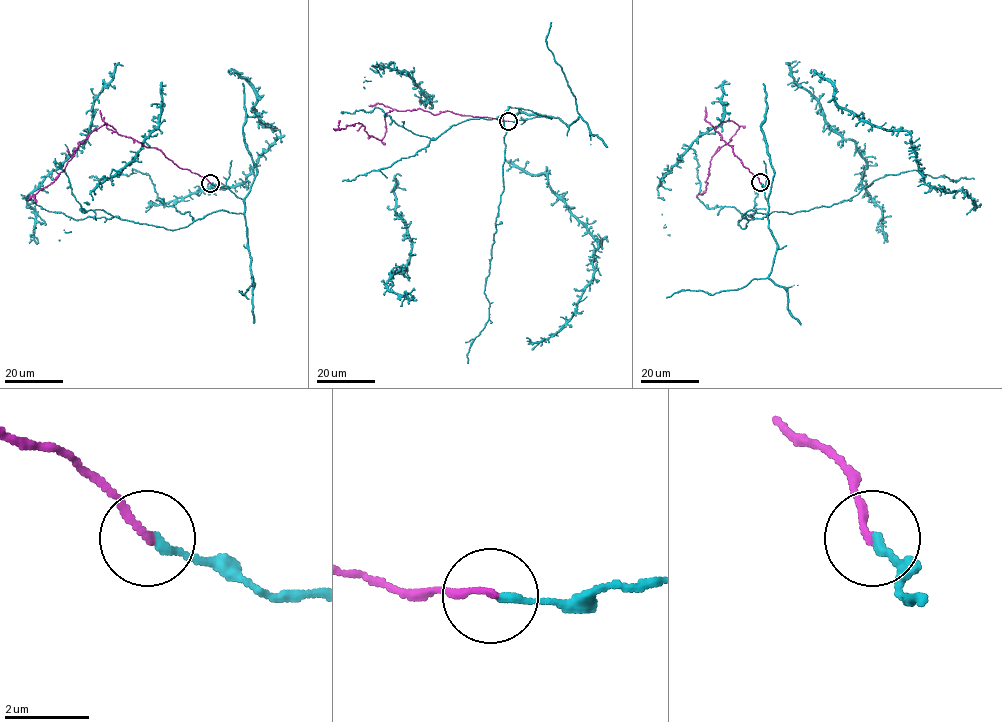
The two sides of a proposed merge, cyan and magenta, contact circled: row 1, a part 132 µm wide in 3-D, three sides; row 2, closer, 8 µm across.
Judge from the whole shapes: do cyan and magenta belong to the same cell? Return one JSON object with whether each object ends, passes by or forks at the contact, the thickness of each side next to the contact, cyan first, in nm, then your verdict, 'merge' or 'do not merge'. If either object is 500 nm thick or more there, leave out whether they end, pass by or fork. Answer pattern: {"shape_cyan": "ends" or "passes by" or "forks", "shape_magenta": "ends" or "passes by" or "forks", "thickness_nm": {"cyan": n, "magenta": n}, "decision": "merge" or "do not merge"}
{"shape_cyan": "ends", "shape_magenta": "ends", "thickness_nm": {"cyan": 200, "magenta": 180}, "decision": "merge"}

